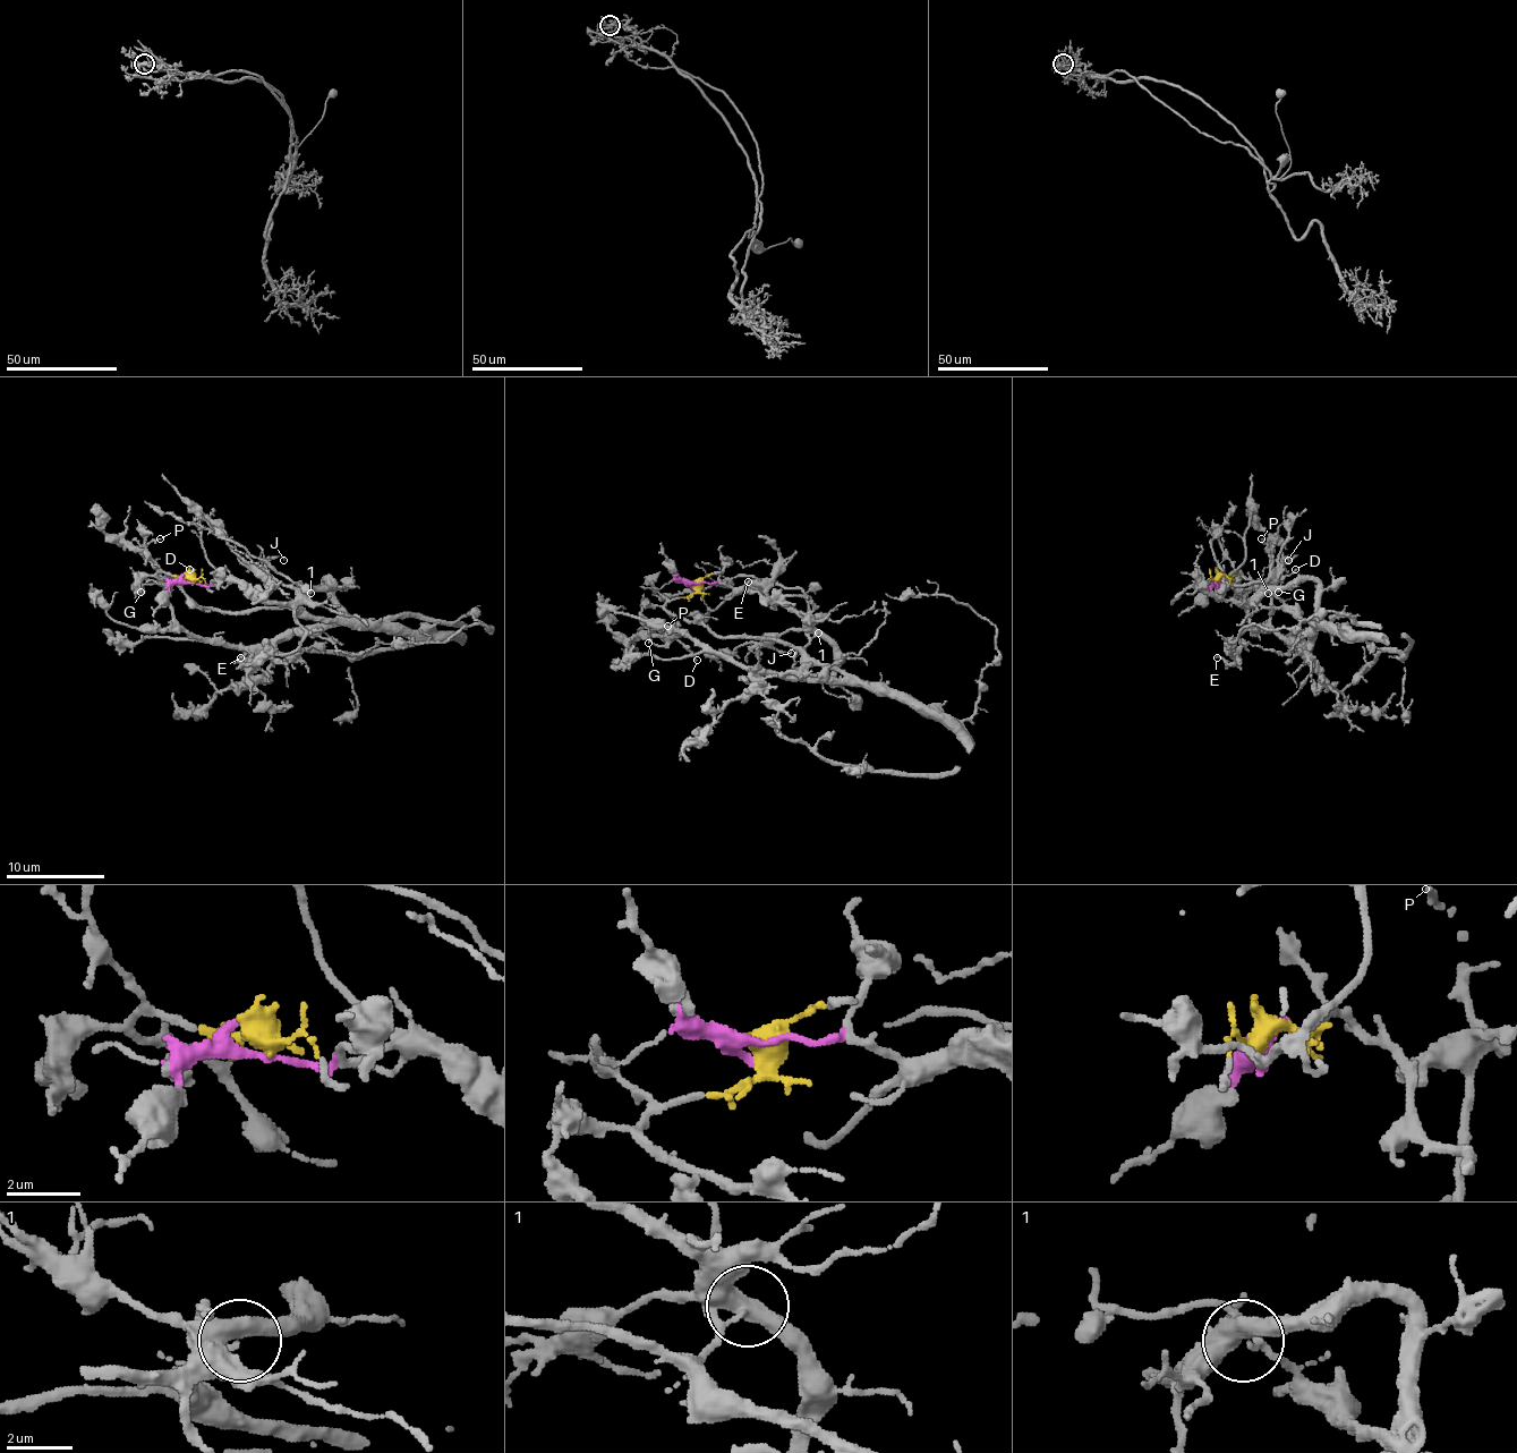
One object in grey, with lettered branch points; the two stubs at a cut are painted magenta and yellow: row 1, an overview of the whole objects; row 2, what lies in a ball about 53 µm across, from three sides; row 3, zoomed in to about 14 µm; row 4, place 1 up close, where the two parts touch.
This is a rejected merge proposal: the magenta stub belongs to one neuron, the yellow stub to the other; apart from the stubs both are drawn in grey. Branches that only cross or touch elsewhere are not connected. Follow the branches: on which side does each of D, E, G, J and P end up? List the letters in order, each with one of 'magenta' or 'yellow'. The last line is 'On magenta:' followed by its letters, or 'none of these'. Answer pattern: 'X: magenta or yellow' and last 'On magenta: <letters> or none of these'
D: magenta
E: magenta
G: yellow
J: magenta
P: magenta
On magenta: D, E, J, P

